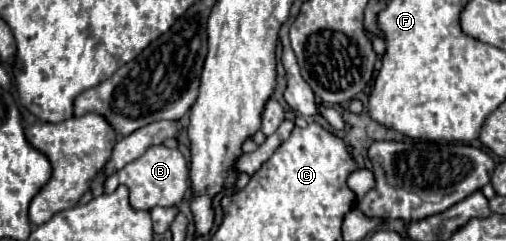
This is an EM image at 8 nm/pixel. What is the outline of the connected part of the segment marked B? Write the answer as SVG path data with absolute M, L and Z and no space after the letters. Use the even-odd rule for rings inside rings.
M151 146L141 158L129 162L117 172L119 182L129 188L129 204L133 210L151 210L153 206L175 206L183 200L189 188L189 168L179 150Z

